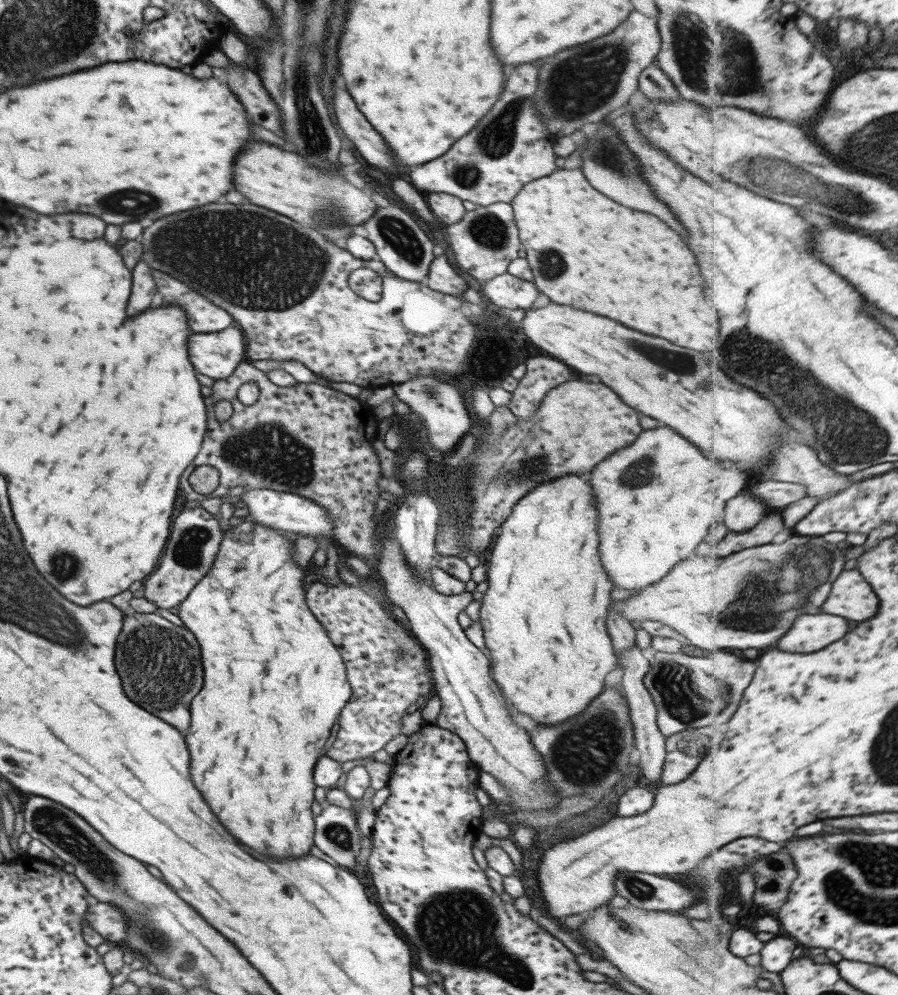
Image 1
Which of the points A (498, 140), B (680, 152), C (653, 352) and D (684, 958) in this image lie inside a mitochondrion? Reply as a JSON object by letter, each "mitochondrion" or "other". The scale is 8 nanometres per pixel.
{"A":"mitochondrion","B":"mitochondrion","C":"mitochondrion","D":"mitochondrion"}

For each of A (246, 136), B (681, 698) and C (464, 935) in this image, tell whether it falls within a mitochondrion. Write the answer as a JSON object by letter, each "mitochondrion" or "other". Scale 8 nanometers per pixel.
{"A":"other","B":"mitochondrion","C":"mitochondrion"}

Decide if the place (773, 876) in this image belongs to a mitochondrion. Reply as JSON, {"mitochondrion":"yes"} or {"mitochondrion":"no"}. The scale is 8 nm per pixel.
{"mitochondrion":"yes"}

